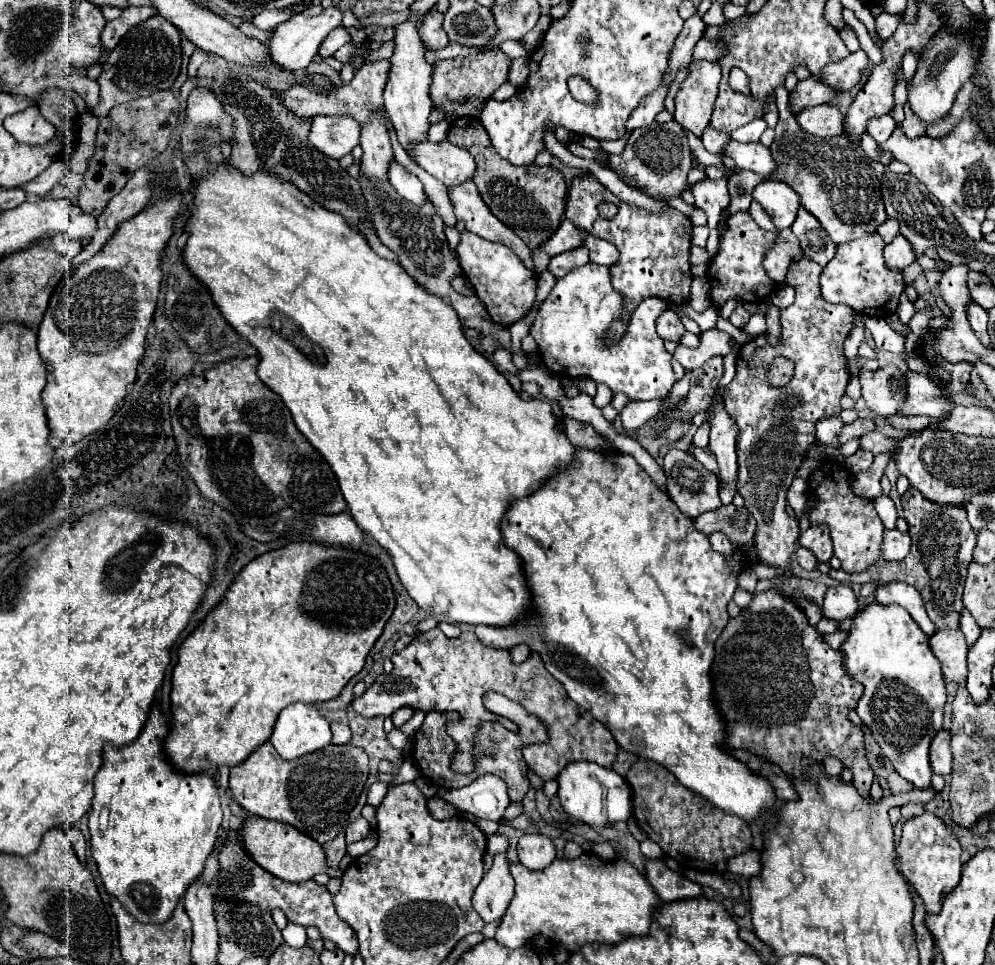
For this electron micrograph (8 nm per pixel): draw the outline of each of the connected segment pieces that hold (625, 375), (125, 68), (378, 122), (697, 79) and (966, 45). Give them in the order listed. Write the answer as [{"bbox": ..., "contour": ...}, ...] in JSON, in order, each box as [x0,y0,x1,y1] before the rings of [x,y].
[{"bbox":[531,264,675,400],"contour":[[[585,264],[581,268],[573,268],[567,276],[559,278],[547,300],[539,306],[537,320],[531,326],[531,336],[535,338],[539,346],[539,354],[545,362],[545,366],[557,374],[557,376],[567,376],[567,378],[577,378],[577,376],[587,376],[595,382],[607,384],[615,394],[623,392],[631,400],[655,400],[663,398],[671,386],[675,384],[675,376],[671,370],[671,354],[665,350],[663,340],[657,336],[657,316],[667,308],[667,302],[661,298],[645,298],[631,314],[627,322],[627,330],[617,340],[615,344],[605,344],[605,334],[609,328],[613,328],[615,320],[619,320],[623,312],[623,294],[617,292],[611,284],[609,268],[601,264]]]},{"bbox":[93,16,181,118],"contour":[[[155,16],[149,18],[135,28],[131,28],[119,44],[107,54],[103,60],[103,72],[99,76],[99,106],[93,110],[95,116],[103,118],[109,114],[109,110],[117,104],[141,98],[141,96],[151,96],[153,92],[167,90],[179,76],[179,66],[181,66],[181,34],[179,30],[165,18]]]},{"bbox":[361,116,393,182],"contour":[[[373,116],[363,128],[361,128],[361,172],[369,176],[371,180],[389,182],[389,164],[393,162],[393,150],[387,136],[387,130],[383,126],[381,116]]]},{"bbox":[675,62,721,138],"contour":[[[691,62],[689,76],[675,96],[675,120],[697,138],[709,126],[717,100],[721,68],[715,62]]]},{"bbox":[907,28,977,124],"contour":[[[941,28],[933,36],[933,40],[929,40],[925,50],[921,52],[917,72],[911,80],[909,90],[907,90],[909,106],[911,106],[913,114],[919,120],[923,120],[925,124],[933,124],[933,122],[943,120],[945,114],[951,110],[961,86],[973,76],[975,60],[977,60],[975,42],[971,42],[969,38],[963,38],[963,36],[951,36],[945,28]]]}]

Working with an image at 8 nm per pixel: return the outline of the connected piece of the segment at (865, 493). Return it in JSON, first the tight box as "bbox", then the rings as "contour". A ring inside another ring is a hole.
{"bbox":[851,453,894,500],"contour":[[[882,453],[874,457],[871,467],[866,471],[857,472],[851,476],[851,488],[857,496],[867,500],[875,500],[882,495],[880,480],[886,466],[894,460],[893,454]]]}

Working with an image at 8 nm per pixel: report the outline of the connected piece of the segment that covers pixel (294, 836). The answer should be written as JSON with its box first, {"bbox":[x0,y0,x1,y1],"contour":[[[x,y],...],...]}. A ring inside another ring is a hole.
{"bbox":[243,818,331,882],"contour":[[[249,818],[243,824],[243,840],[247,852],[253,856],[253,860],[271,872],[273,876],[285,880],[285,882],[303,882],[311,880],[319,872],[331,872],[327,866],[327,854],[321,844],[313,842],[307,834],[299,832],[297,828],[283,824],[283,822],[271,822],[265,818]]]}

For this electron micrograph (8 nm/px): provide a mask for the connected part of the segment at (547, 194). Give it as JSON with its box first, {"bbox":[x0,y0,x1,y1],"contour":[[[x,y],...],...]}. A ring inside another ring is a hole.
{"bbox":[447,118,565,250],"contour":[[[457,118],[451,122],[447,132],[447,140],[459,148],[465,148],[473,154],[477,172],[473,174],[473,182],[479,188],[479,194],[487,208],[497,216],[505,226],[509,226],[517,236],[535,250],[541,242],[545,242],[561,224],[561,214],[565,212],[565,180],[563,176],[551,166],[513,166],[511,162],[503,160],[477,118]]]}

